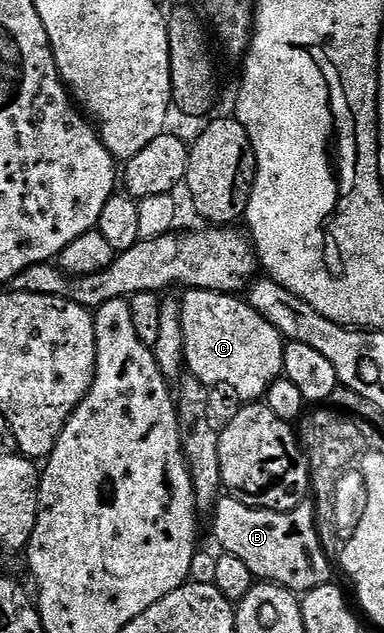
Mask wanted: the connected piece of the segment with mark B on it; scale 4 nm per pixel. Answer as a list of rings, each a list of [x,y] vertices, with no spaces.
[[[222,497],[215,502],[212,514],[215,541],[225,554],[240,557],[252,569],[255,580],[275,583],[295,593],[331,582],[331,556],[322,548],[313,502],[301,503],[291,511],[266,511],[263,507],[249,507],[240,499]]]

